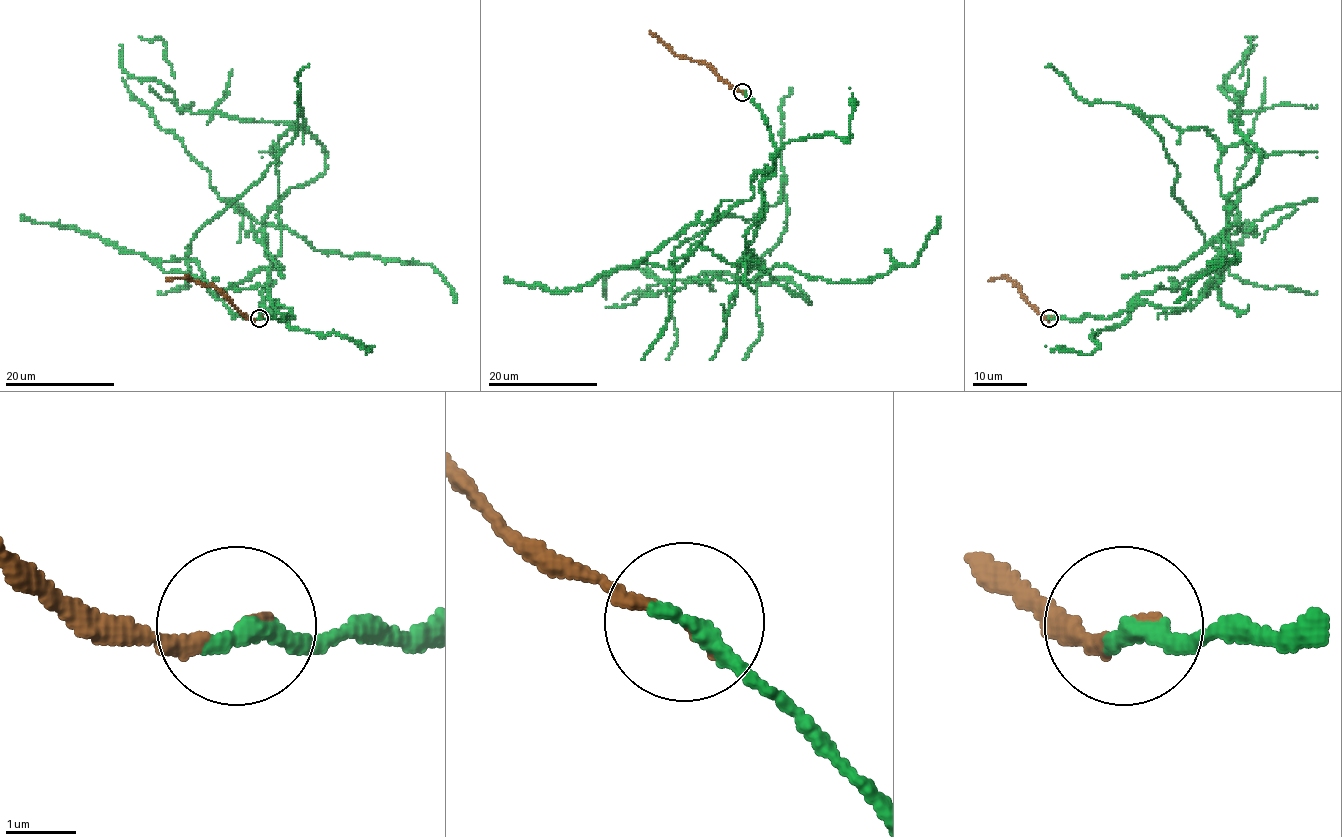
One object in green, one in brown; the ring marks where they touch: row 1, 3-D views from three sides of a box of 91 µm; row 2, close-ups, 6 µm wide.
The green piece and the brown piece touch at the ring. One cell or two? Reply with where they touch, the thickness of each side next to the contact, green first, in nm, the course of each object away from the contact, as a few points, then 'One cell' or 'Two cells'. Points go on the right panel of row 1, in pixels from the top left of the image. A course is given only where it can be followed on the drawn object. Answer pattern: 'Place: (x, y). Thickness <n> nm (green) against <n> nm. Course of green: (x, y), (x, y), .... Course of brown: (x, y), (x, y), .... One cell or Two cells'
Place: (1049, 318). Thickness 280 nm (green) against 150 nm. Course of green: (1049, 318), (1198, 300), (1230, 221), (1205, 129), (1150, 117), (1226, 258), (1090, 354), (1046, 347). Course of brown: (1049, 318), (1045, 318), (1020, 293), (1013, 281), (1004, 277), (989, 280). Two cells

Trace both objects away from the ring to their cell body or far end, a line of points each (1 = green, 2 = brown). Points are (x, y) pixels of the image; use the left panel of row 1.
1: (259, 318), (293, 318), (263, 304), (264, 217), (301, 115), (159, 265), (264, 285), (289, 326), (365, 347)
2: (259, 318), (248, 318), (213, 287), (185, 277), (165, 280)

